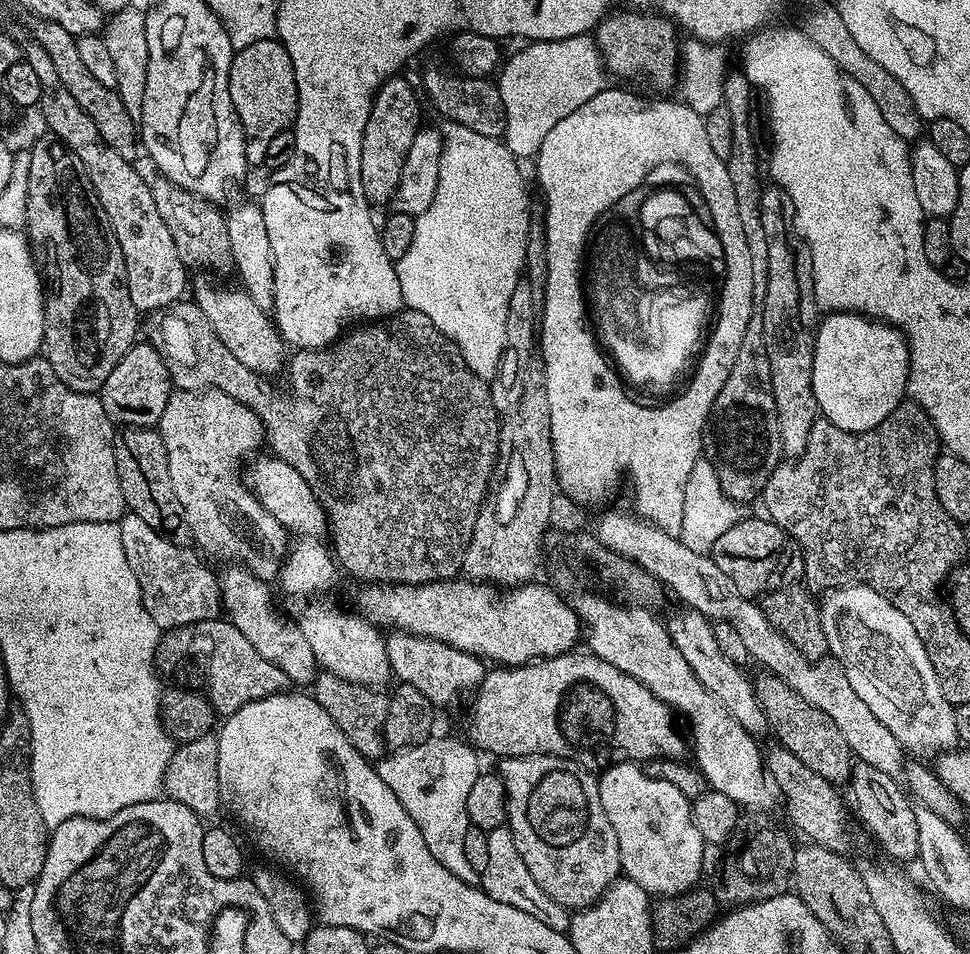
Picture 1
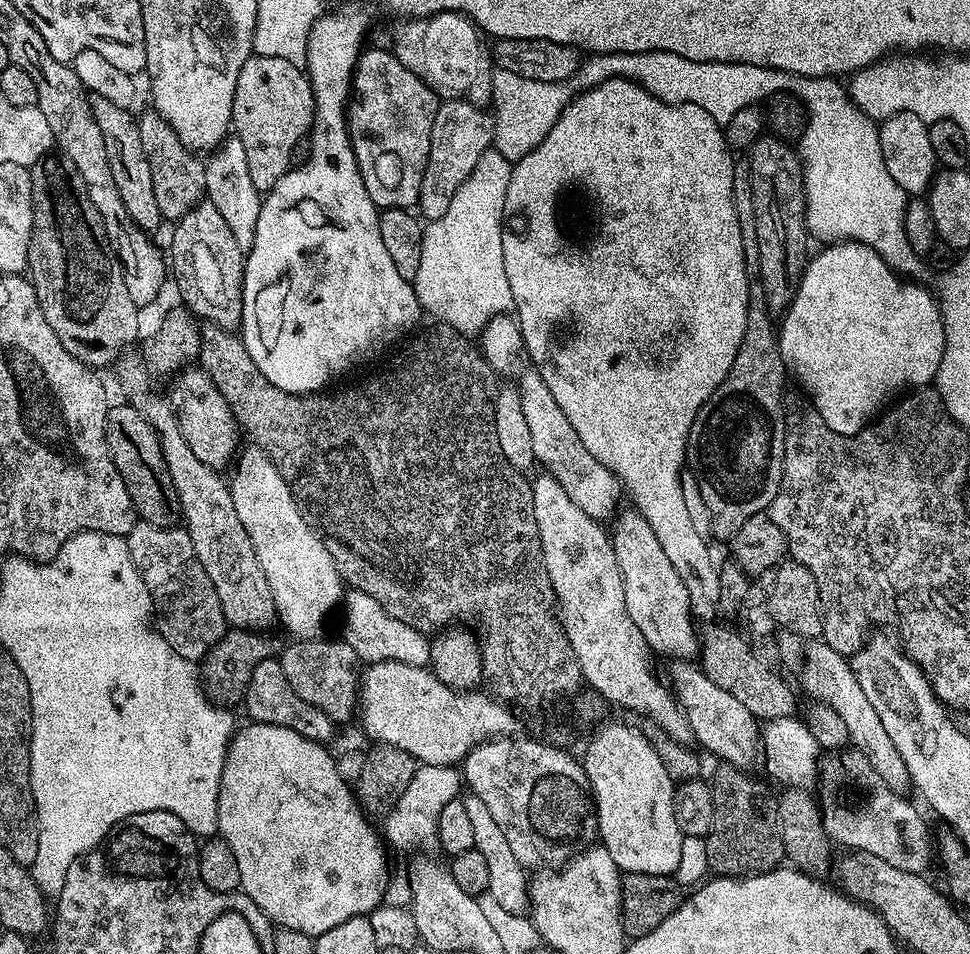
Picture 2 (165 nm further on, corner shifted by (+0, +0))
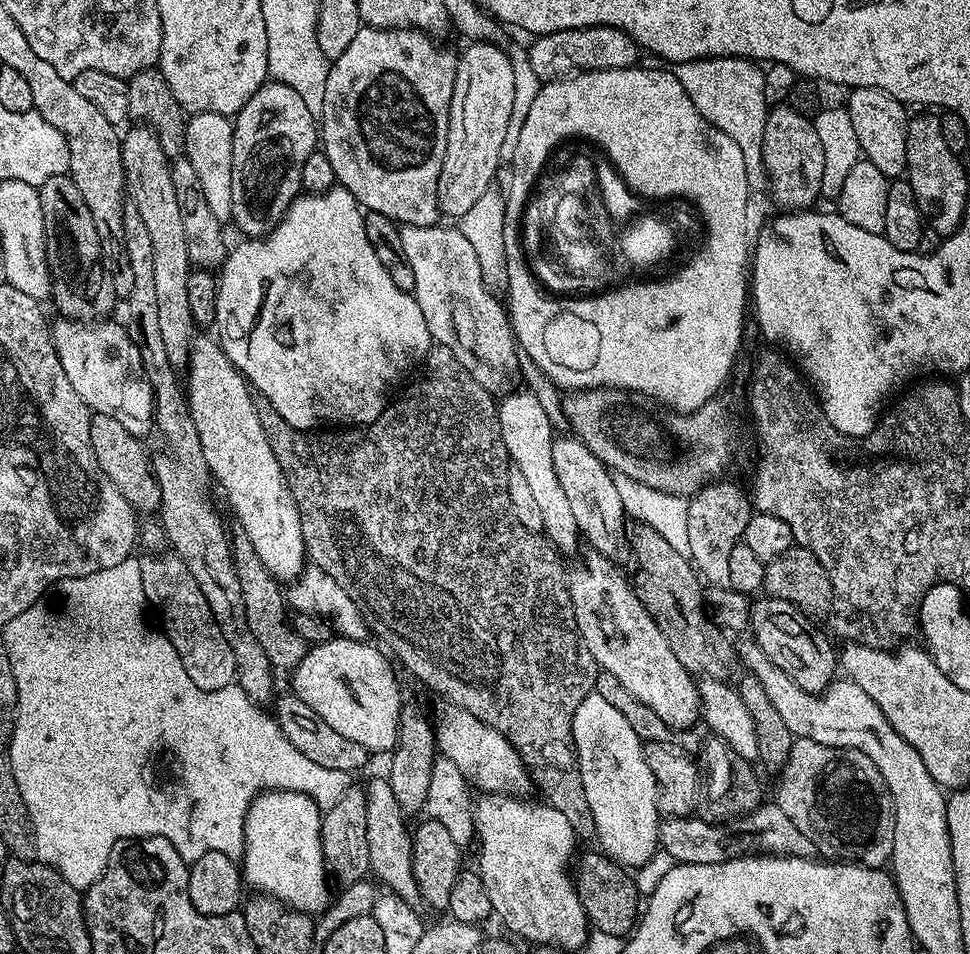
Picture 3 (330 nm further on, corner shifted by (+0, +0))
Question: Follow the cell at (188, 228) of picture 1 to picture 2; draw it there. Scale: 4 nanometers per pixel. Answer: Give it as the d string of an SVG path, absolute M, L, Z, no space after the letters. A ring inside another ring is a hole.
M154 110L139 113L138 134L142 138L142 151L146 154L146 161L150 164L150 175L153 183L155 201L158 210L161 211L163 219L168 222L175 222L184 217L193 206L201 203L206 196L206 164L203 159L192 149L185 147L184 143L174 134L174 130Z

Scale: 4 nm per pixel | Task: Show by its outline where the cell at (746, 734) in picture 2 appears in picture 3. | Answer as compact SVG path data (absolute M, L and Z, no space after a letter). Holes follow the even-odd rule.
M588 550L584 556L584 568L580 568L577 572L569 571L566 576L568 593L572 599L572 609L574 610L574 618L576 619L576 629L580 631L580 642L584 651L591 654L596 663L597 669L614 674L614 678L618 678L618 682L622 682L622 686L626 686L626 690L630 690L630 694L634 694L634 698L638 698L638 702L642 702L642 706L646 706L651 710L653 717L658 721L661 720L668 728L688 728L695 720L701 719L700 710L700 689L697 681L694 679L693 673L686 670L686 666L682 666L682 662L678 662L678 658L674 658L674 650L670 650L670 646L666 642L666 638L662 634L662 630L658 630L658 626L654 622L654 618L650 618L650 614L646 610L646 606L642 606L642 602L636 596L635 587L623 576L622 573L616 572L616 568L609 557L595 550Z

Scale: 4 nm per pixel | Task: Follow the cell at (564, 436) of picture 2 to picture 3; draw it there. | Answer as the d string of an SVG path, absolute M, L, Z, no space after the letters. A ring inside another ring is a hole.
M406 224L400 228L407 266L414 270L413 293L422 310L422 318L426 318L426 326L433 341L441 348L450 349L458 358L458 362L466 366L466 370L471 372L479 384L496 390L496 387L519 366L521 360L516 337L512 335L512 321L505 305L501 301L499 304L496 301L499 299L492 289L484 284L482 266L478 266L474 246L470 246L468 239L460 233L459 227L444 227L419 228Z

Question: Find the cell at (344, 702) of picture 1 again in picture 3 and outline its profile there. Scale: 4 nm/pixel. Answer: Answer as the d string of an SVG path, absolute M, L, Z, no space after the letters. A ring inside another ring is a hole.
M239 530L233 531L234 534L230 536L230 549L232 551L232 563L236 565L236 573L238 574L238 582L242 586L242 602L244 603L244 613L246 614L246 622L250 626L250 630L254 634L254 638L258 638L258 642L262 646L262 650L266 650L266 658L270 658L272 660L273 669L280 670L280 668L285 668L285 670L291 670L295 668L296 663L300 661L301 658L304 657L306 651L306 640L303 636L297 636L295 632L292 631L291 627L286 623L286 616L284 620L284 612L286 613L286 596L282 591L281 585L277 582L276 578L269 575L268 571L264 566L262 566L262 562L256 557L256 551L254 550L254 546L250 546L250 538L244 532Z

